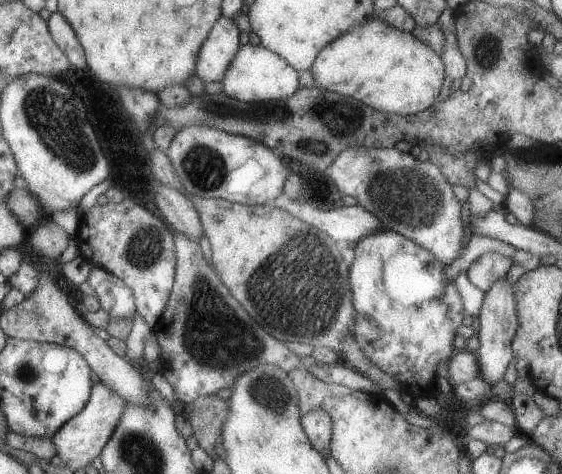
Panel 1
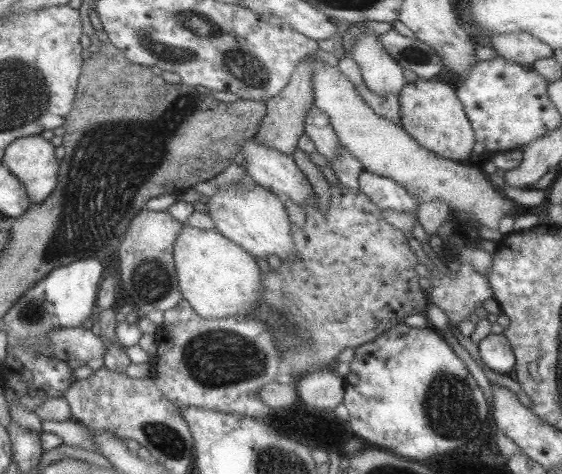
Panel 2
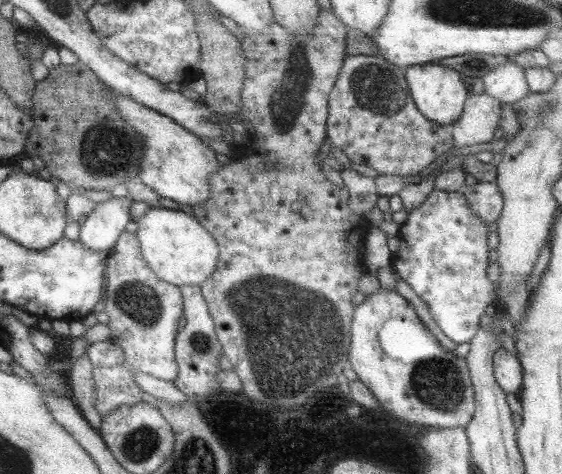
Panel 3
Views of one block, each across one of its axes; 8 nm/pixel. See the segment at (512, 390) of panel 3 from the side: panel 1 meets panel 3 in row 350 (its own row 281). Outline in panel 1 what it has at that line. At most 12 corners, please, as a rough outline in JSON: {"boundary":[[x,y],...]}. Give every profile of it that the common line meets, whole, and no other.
{"boundary":[[498,278],[478,312],[475,353],[490,386],[503,378],[518,316],[512,284]]}

